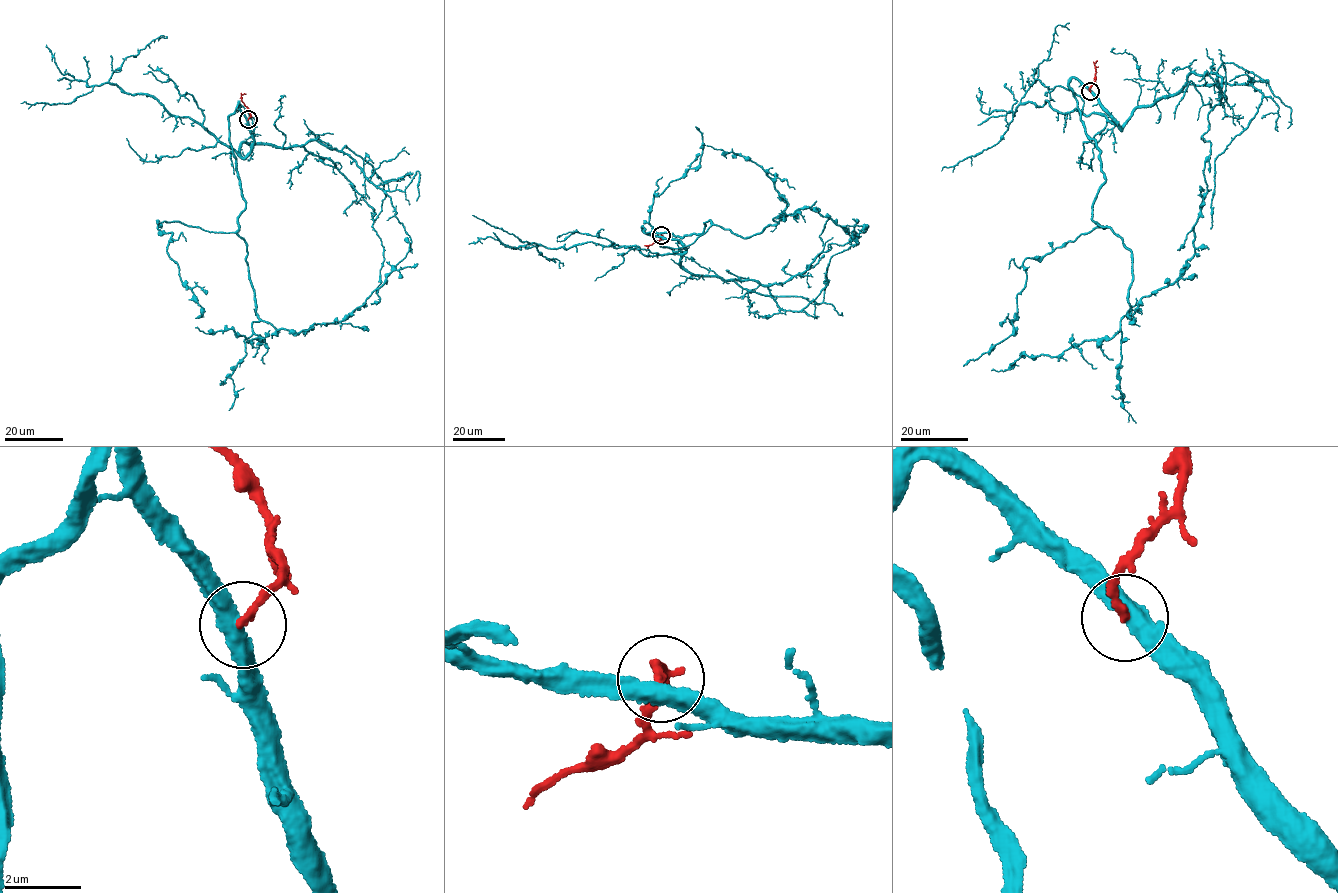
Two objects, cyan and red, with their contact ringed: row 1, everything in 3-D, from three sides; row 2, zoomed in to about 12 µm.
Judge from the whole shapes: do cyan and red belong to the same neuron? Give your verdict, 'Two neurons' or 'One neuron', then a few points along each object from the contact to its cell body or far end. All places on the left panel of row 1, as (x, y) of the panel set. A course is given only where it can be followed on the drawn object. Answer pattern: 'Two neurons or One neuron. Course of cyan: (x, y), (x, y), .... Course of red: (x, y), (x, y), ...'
Two neurons. Course of cyan: (248, 119), (239, 102), (229, 141), (257, 317), (300, 333), (340, 323), (405, 256), (407, 237). Course of red: (248, 119), (249, 110), (241, 96), (246, 94)

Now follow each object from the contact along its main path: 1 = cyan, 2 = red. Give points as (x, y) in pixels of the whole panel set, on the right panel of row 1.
1: (1090, 91), (1071, 79), (1105, 180), (1092, 220), (1131, 252), (1128, 317), (1176, 281), (1195, 252), (1209, 155)
2: (1090, 91), (1097, 60)

